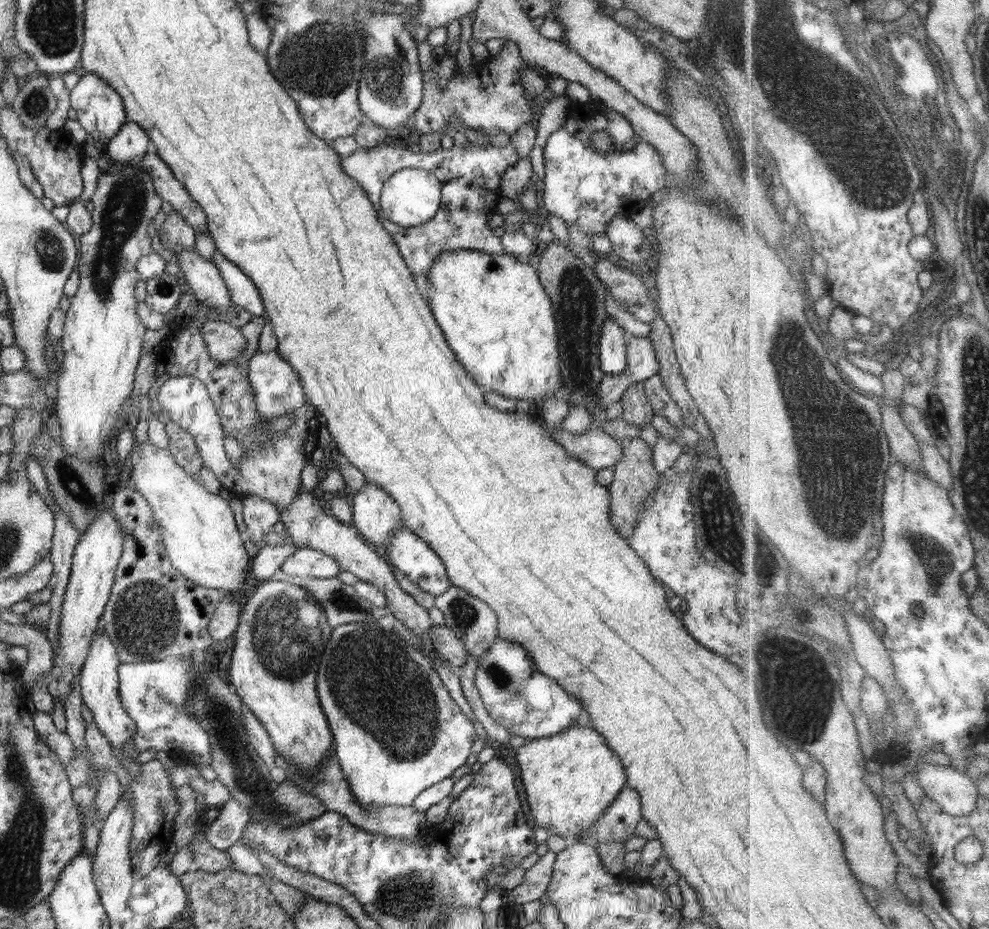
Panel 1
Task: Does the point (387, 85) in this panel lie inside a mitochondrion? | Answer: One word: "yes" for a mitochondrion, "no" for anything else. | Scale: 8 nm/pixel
yes

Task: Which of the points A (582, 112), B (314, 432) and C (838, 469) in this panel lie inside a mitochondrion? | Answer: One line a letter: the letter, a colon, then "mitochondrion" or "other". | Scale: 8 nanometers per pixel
A: other
B: other
C: mitochondrion

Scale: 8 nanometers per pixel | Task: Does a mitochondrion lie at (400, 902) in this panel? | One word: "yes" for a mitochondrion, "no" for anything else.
yes

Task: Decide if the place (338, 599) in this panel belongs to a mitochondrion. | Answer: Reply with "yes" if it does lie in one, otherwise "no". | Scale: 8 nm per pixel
yes

